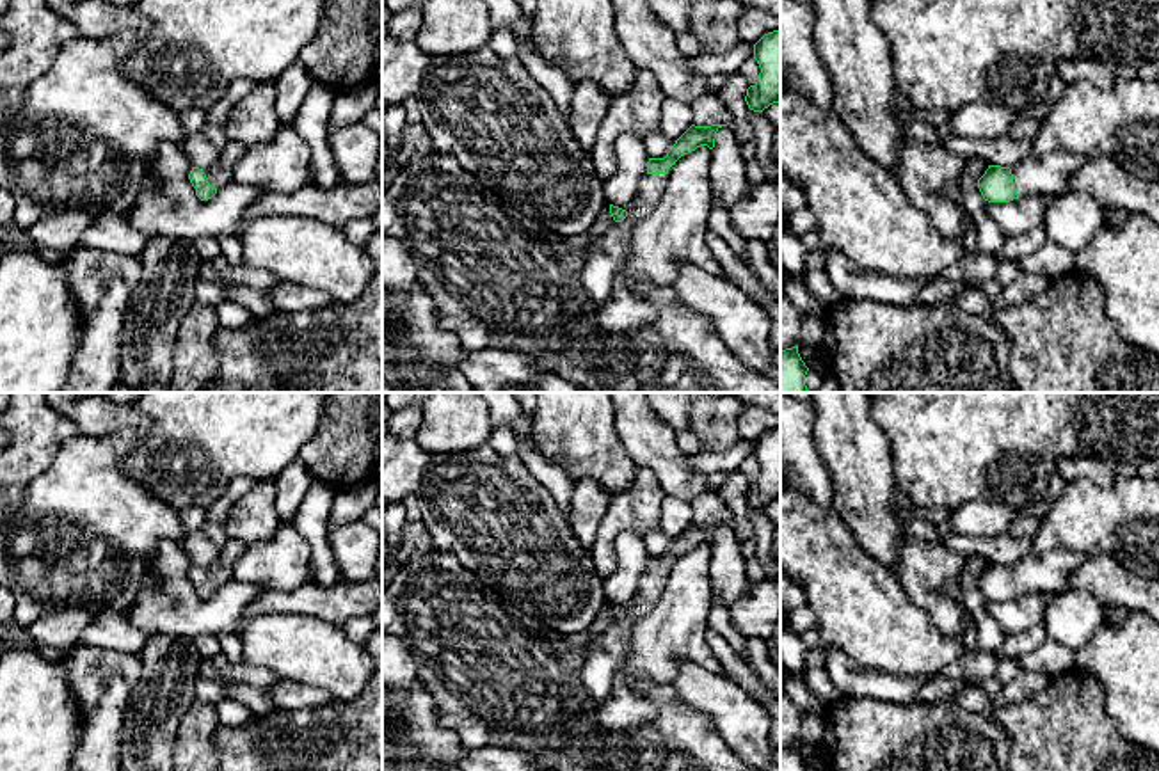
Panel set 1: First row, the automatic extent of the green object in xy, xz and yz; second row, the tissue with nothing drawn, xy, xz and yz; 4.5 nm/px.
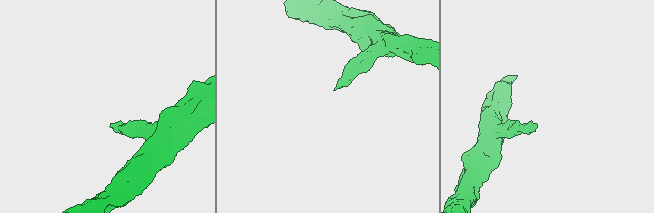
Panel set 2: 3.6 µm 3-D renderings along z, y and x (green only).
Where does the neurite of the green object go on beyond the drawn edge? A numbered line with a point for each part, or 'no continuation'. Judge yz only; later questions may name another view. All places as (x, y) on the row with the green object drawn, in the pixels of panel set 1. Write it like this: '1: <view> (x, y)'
1: yz (1049, 174)

